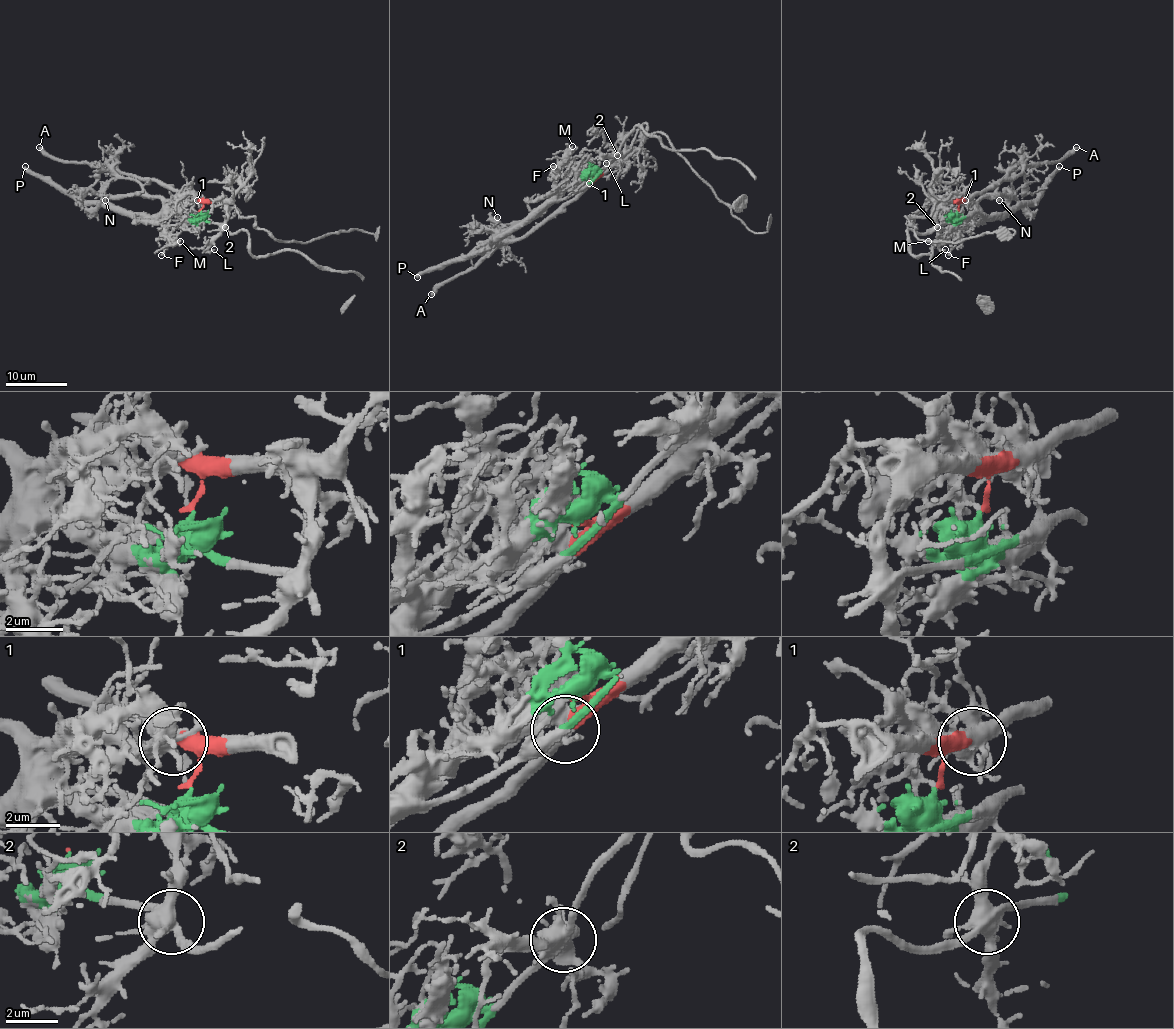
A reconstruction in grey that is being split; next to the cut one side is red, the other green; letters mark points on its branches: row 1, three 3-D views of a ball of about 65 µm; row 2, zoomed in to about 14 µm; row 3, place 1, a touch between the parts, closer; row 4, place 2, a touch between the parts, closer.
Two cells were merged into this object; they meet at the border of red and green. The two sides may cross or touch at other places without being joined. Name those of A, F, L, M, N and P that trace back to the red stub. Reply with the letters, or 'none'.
A, L

